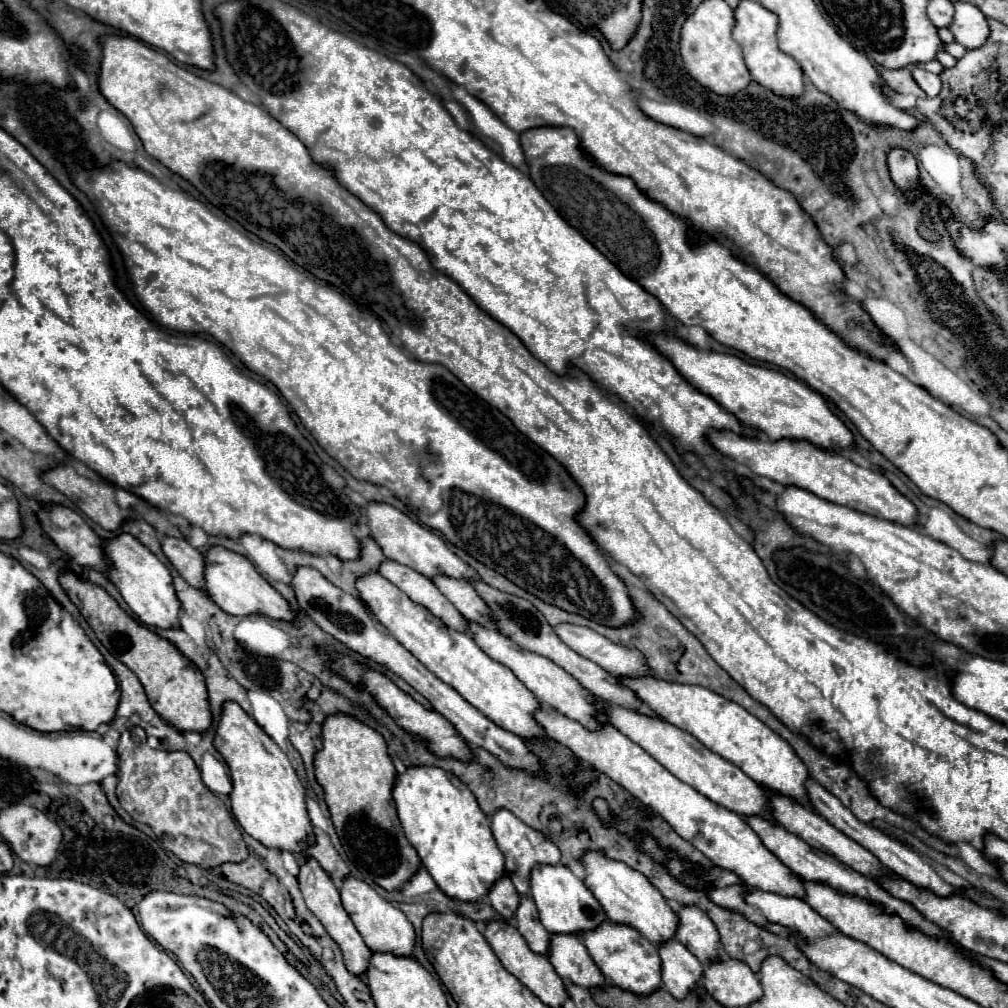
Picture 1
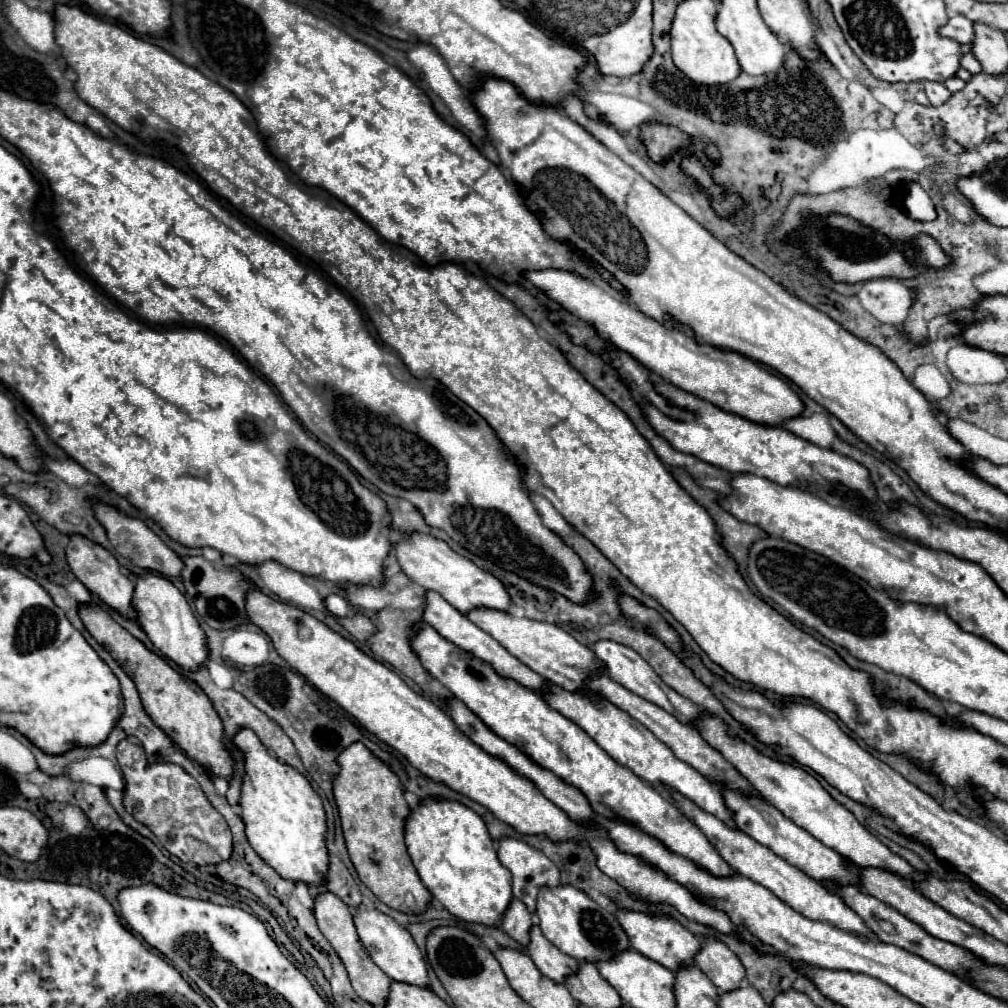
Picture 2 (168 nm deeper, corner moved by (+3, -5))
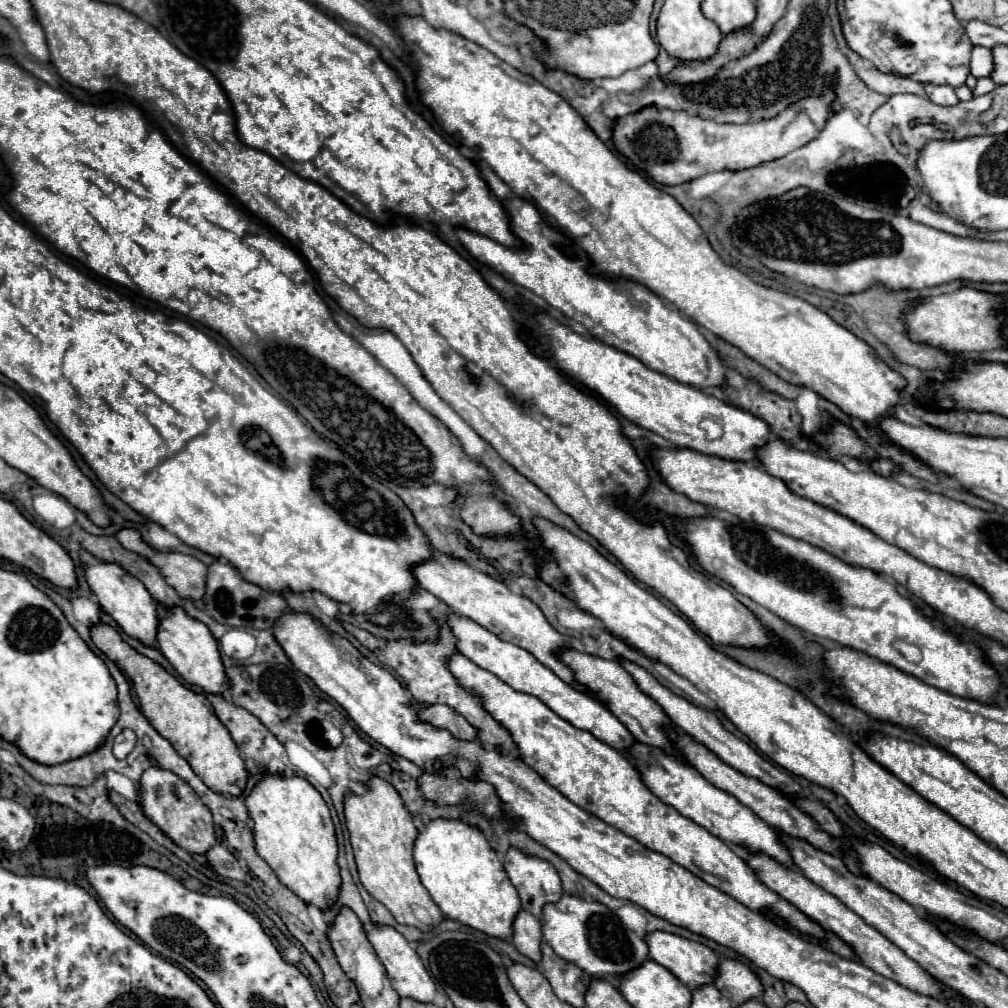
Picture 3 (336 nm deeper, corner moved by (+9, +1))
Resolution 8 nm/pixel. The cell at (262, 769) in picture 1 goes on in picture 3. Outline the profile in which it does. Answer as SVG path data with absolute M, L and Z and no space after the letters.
M264 775L262 781L252 789L246 797L246 807L254 821L254 841L258 855L272 867L278 879L296 893L304 903L316 905L318 909L328 909L334 905L340 893L340 869L338 869L338 843L336 843L336 829L330 817L330 809L322 795L304 779L304 777L276 777Z

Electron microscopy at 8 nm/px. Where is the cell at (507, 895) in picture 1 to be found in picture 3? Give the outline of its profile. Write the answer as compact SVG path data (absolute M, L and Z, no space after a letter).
M520 911L514 921L514 935L512 945L526 955L530 961L540 963L540 949L542 949L542 923L534 915Z

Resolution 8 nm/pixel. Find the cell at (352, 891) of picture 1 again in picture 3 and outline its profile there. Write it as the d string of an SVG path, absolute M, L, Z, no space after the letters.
M374 927L368 931L368 941L372 943L376 955L380 957L380 961L384 963L386 971L388 971L388 979L392 983L392 987L396 989L396 993L400 997L408 997L420 1003L434 1003L436 997L436 985L430 979L422 959L418 957L418 953L406 943L406 939L392 927Z

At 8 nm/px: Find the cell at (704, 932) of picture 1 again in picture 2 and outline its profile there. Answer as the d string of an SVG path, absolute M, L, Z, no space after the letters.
M706 937L702 941L694 963L720 991L732 991L744 979L744 967L740 959L716 937Z

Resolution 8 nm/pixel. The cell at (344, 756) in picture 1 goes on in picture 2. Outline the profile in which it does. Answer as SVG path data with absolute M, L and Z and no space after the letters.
M352 743L342 749L336 761L340 771L334 779L334 799L348 855L360 881L388 907L404 913L422 913L432 895L418 877L404 845L404 819L410 813L410 807L404 799L398 775L394 775L394 771L390 771L390 767L386 767L386 763L382 763L364 743Z

